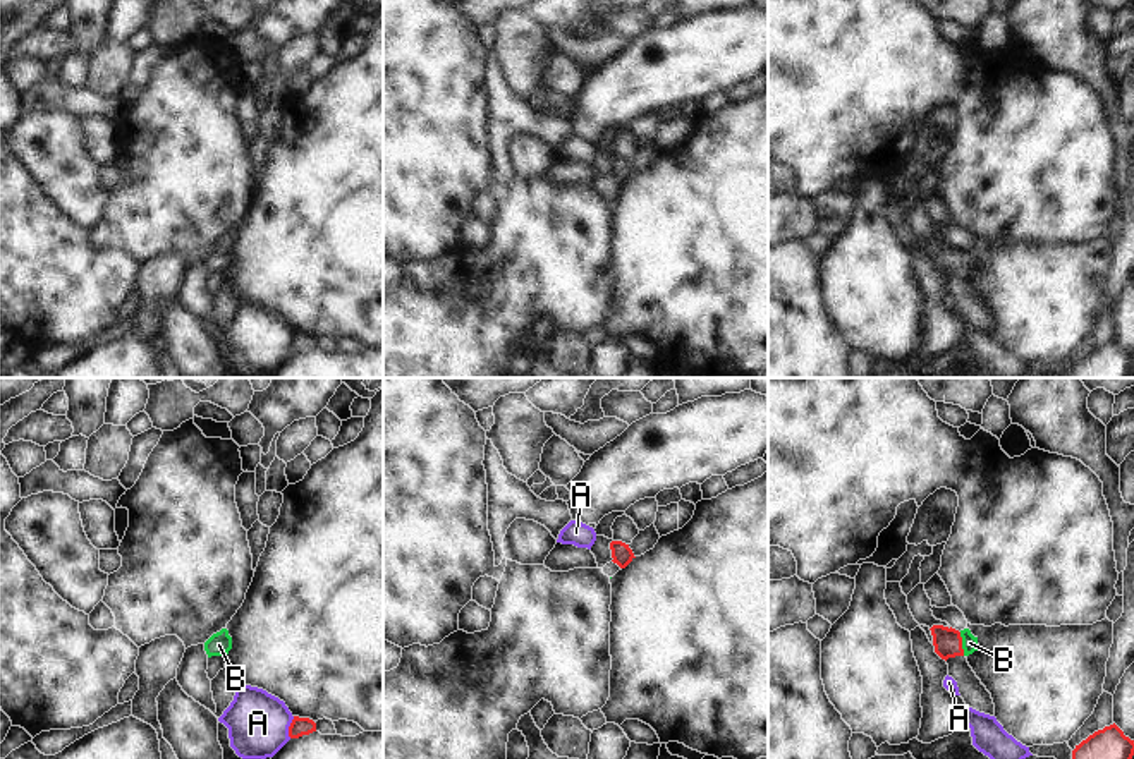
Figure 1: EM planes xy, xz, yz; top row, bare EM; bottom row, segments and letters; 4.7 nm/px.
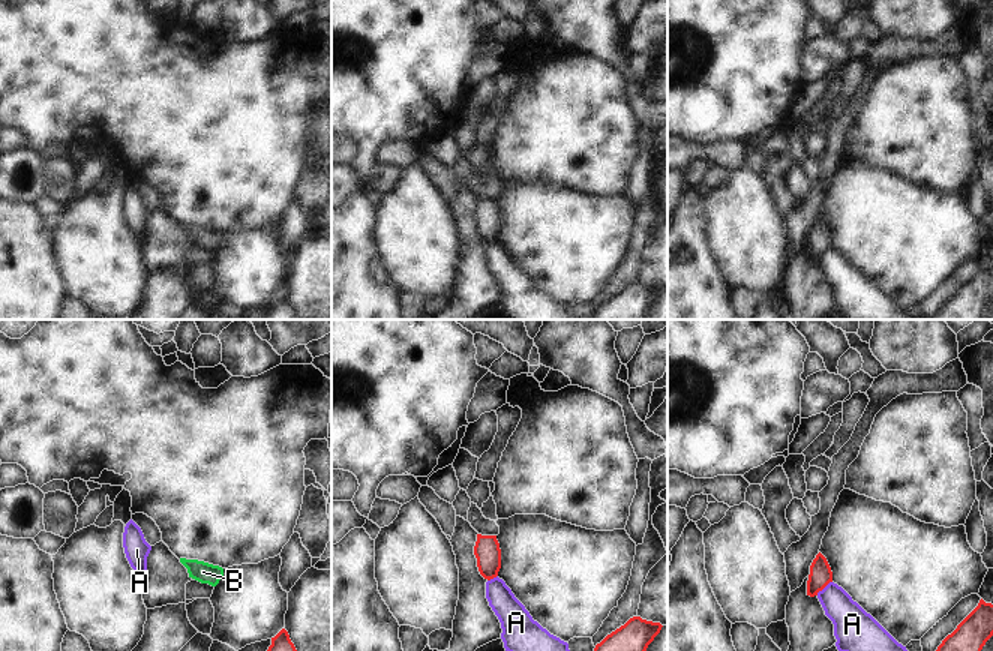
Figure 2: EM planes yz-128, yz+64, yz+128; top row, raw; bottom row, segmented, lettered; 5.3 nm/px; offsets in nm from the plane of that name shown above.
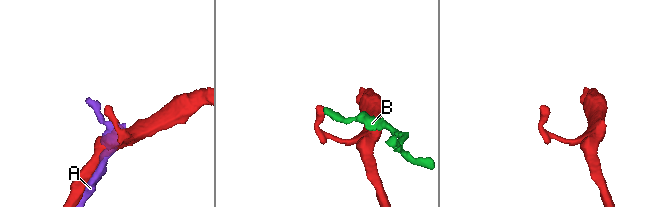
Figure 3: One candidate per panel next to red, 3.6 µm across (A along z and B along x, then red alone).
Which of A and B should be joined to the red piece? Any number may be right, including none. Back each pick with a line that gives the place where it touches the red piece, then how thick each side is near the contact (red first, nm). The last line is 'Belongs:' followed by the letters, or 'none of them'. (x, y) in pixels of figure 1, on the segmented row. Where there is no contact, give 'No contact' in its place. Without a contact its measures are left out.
B: Touches red at yz (961, 644). Thickness 130 nm (red) against 80 nm
Belongs: B

